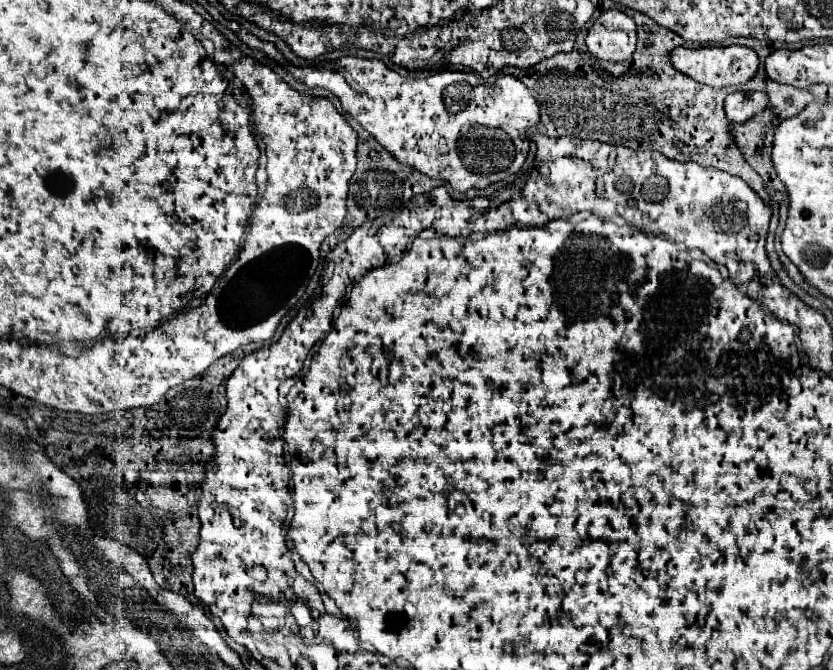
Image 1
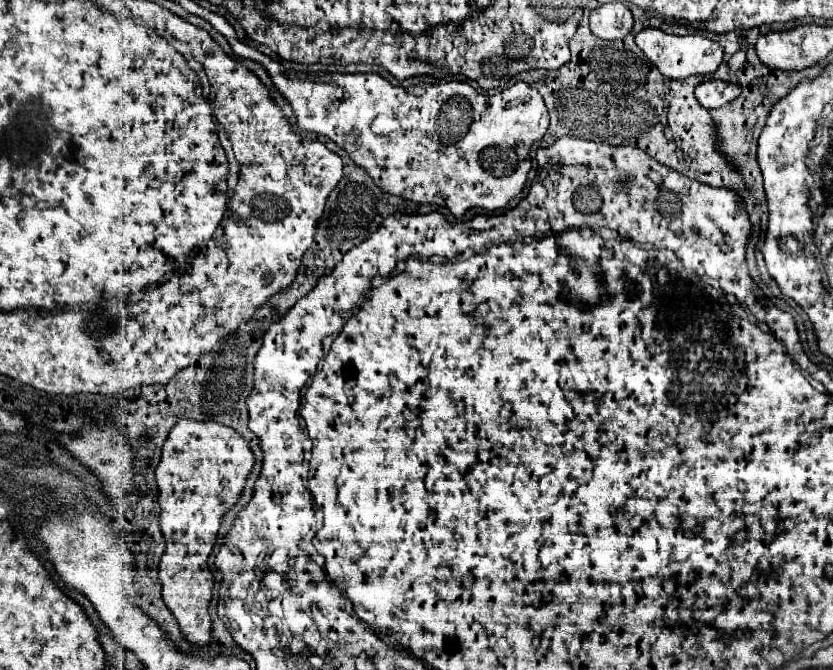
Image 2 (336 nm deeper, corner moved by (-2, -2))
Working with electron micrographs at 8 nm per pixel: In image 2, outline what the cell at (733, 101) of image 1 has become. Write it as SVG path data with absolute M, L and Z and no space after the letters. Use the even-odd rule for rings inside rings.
M703 80L695 86L695 98L707 110L721 108L739 96L739 86L725 80Z

